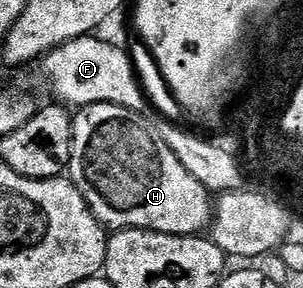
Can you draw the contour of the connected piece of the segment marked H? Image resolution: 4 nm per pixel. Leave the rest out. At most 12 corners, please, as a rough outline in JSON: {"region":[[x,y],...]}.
{"region":[[146,113],[76,114],[69,177],[104,228],[199,236],[212,195]]}

